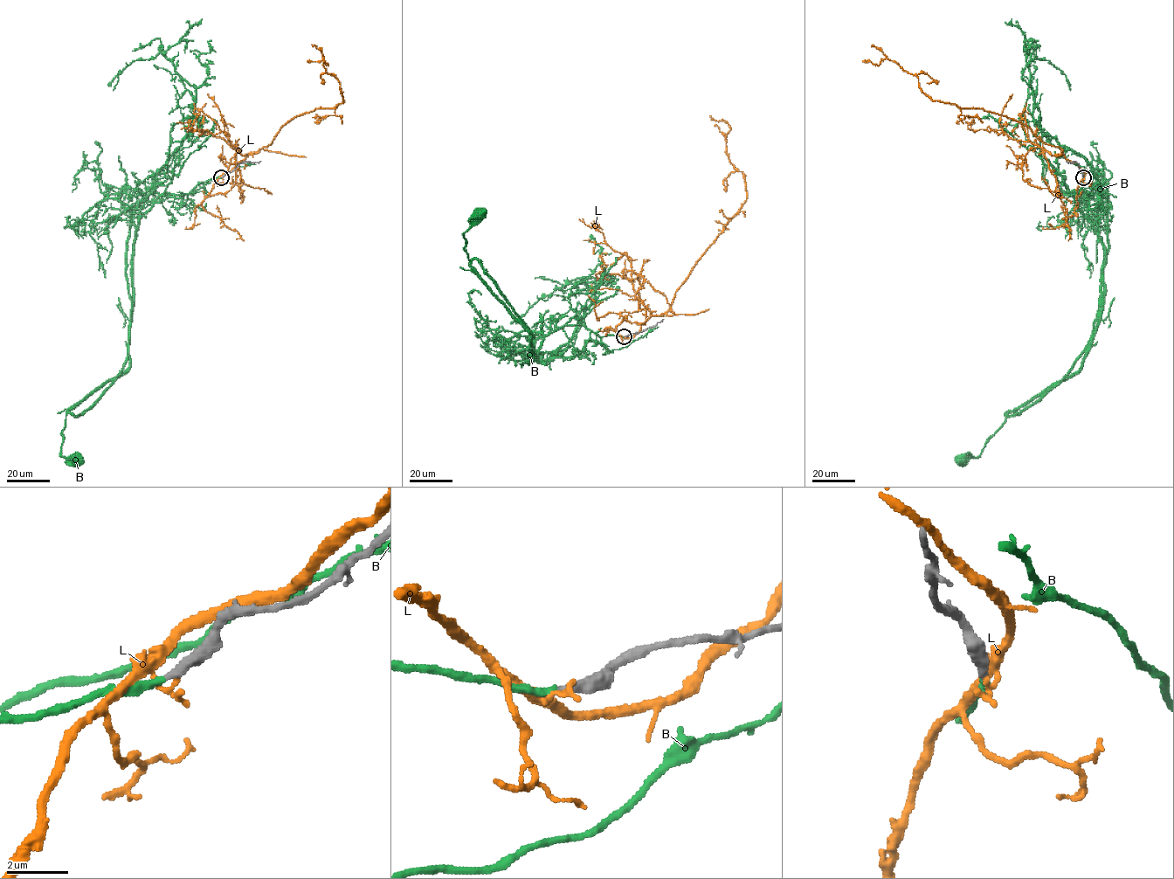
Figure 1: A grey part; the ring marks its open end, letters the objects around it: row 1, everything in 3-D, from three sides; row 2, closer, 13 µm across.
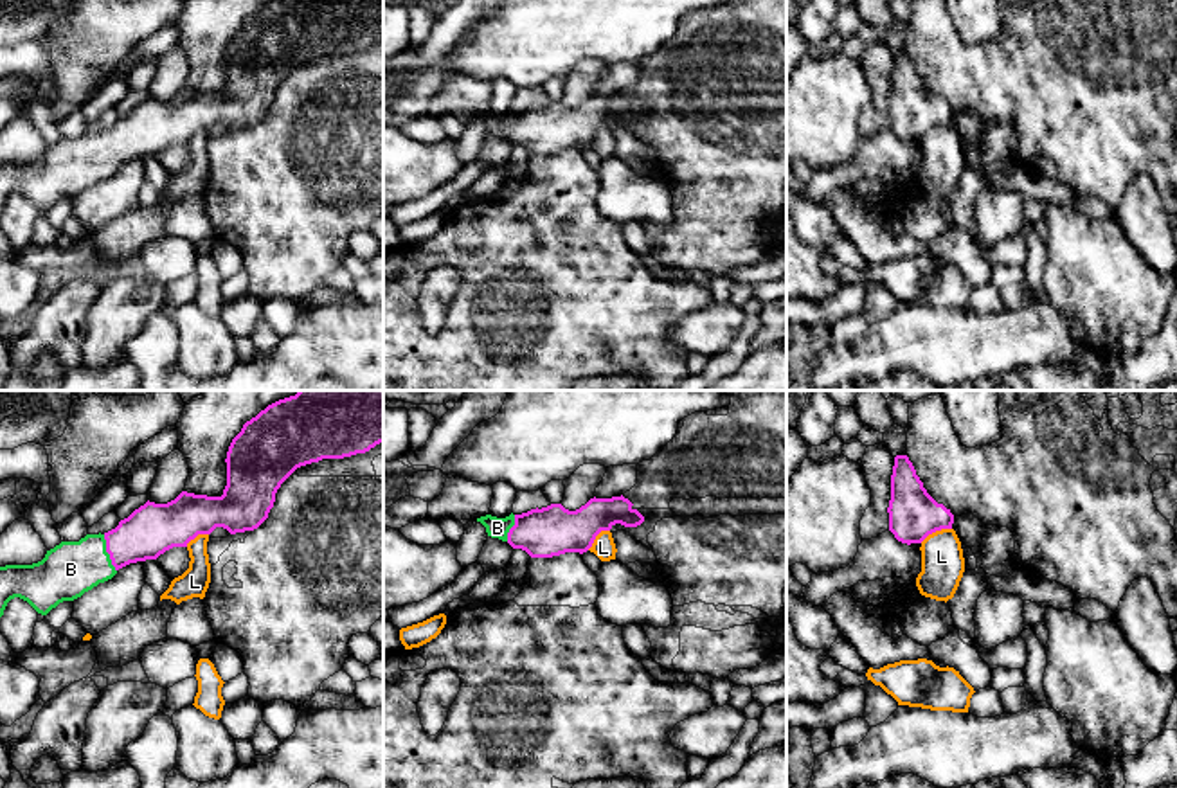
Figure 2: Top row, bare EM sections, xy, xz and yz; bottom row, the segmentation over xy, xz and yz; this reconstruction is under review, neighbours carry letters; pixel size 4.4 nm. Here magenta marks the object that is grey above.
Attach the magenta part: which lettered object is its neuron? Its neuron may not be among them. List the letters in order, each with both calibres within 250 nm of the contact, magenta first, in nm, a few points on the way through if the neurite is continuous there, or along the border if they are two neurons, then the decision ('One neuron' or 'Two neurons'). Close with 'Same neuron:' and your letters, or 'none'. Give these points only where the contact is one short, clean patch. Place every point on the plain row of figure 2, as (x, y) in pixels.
B: Thickness 240 nm (magenta) against 240 nm. Path across: xy (152, 126), (107, 148), (71, 166). One neuron
L: Thickness 220 nm (magenta) against 190 nm. Boundary: yz (951, 125), (933, 128), (920, 139). Two neurons
Same neuron: B

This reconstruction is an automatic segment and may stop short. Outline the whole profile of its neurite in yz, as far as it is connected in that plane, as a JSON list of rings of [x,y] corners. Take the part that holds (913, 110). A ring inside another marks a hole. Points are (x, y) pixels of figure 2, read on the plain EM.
[[[896,52],[891,72],[889,128],[902,140],[921,140],[929,131],[952,126],[954,112],[923,85],[907,52]]]

